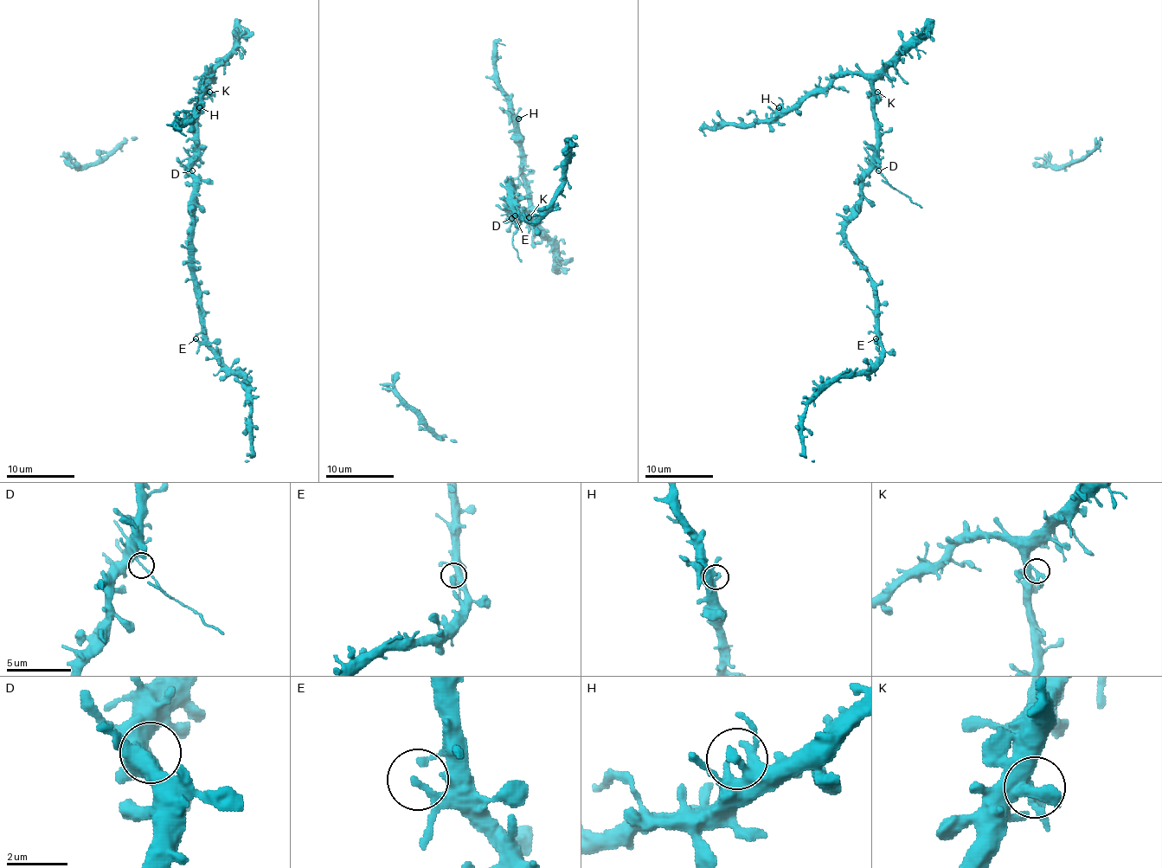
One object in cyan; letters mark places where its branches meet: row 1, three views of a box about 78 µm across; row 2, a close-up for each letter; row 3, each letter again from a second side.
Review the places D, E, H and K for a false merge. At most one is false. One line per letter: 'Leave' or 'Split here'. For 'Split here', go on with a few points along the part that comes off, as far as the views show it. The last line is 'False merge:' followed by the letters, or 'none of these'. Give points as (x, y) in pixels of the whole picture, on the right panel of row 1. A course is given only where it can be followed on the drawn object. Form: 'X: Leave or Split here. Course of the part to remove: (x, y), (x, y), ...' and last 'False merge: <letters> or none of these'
D: Split here. Course of the part to remove: (877, 170), (888, 183), (922, 208)
E: Leave
H: Leave
K: Leave
False merge: D

